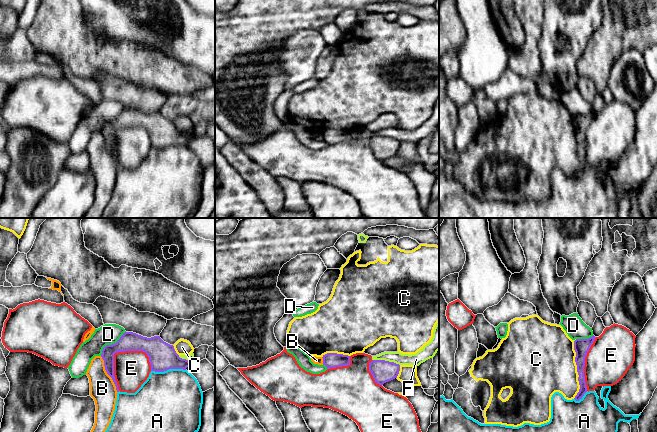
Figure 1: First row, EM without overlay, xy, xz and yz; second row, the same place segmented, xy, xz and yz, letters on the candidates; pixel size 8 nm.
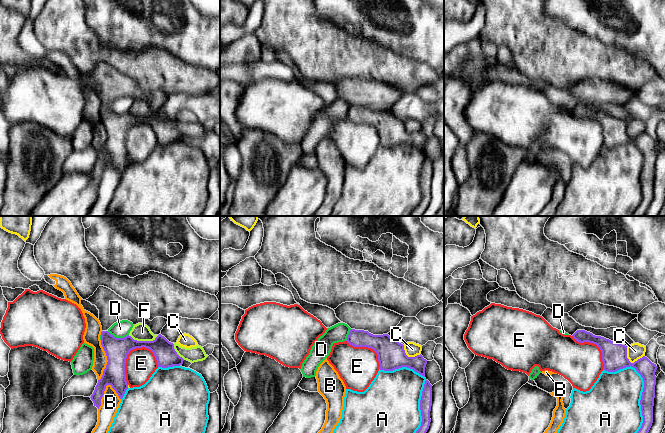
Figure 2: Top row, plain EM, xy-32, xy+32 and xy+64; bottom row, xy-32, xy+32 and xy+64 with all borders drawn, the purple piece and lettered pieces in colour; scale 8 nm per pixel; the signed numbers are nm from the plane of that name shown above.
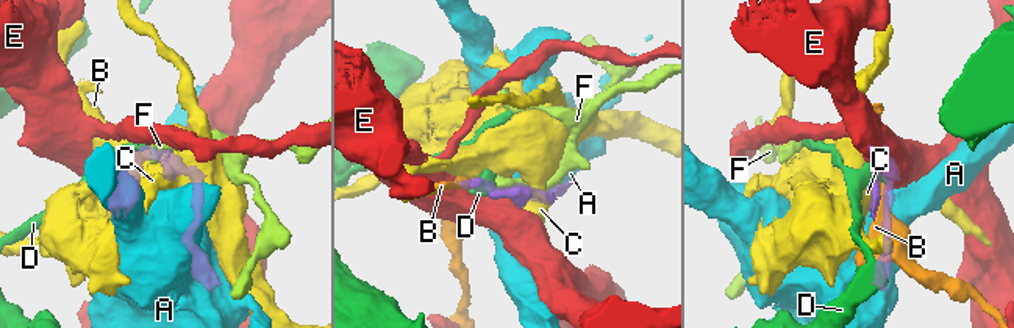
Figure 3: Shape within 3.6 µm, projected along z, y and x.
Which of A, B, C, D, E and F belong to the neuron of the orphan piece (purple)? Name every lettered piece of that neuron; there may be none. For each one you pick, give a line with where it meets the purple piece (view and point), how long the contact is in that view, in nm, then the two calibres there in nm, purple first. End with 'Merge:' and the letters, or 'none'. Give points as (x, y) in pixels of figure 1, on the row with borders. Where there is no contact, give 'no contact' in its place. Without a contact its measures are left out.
Merge: none

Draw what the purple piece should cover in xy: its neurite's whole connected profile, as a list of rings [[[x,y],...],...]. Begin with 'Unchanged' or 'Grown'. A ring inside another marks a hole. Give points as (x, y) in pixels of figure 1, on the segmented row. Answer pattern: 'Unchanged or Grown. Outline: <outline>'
Grown. Outline: [[[98,297],[93,303],[102,316],[103,323],[116,324],[125,329],[120,339],[106,345],[101,357],[107,374],[112,378],[119,392],[114,376],[114,354],[125,351],[143,351],[149,357],[151,371],[164,372],[169,369],[186,370],[192,362],[182,359],[174,346],[164,342],[160,333],[167,319],[150,312],[139,312],[137,309],[106,297]]]

